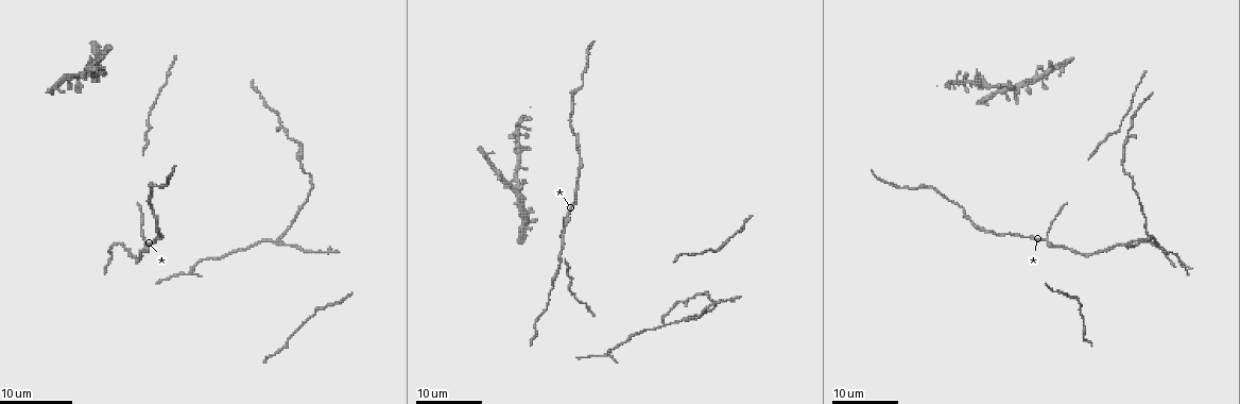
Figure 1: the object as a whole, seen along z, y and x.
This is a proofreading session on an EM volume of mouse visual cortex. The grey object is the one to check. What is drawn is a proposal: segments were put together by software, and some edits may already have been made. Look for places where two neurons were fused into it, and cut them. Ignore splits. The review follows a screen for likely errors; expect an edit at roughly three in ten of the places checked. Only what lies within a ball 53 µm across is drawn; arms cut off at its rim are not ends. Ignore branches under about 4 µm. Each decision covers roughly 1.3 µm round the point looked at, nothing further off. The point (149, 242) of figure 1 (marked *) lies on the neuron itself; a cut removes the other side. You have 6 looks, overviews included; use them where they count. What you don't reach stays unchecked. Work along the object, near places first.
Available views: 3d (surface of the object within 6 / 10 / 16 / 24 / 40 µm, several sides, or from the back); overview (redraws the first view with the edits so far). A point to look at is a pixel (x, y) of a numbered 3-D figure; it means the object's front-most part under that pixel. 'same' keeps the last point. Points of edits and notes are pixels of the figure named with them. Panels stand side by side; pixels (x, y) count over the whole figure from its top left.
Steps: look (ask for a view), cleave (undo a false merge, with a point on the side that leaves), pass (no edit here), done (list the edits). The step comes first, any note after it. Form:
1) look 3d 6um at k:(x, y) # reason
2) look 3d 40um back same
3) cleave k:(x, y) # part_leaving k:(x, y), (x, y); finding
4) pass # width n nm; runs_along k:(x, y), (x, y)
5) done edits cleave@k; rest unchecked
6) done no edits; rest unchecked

look 3d 24um at 1:(1046, 239) # three-way junction

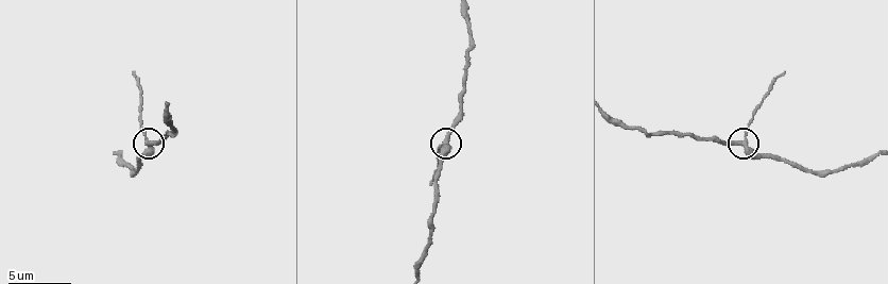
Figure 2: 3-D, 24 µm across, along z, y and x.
look 3d 10um at 2:(147, 144) # closer look

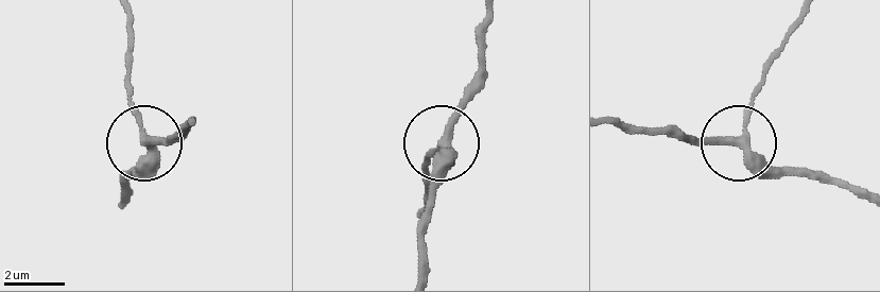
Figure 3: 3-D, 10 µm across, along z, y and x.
pass # arms 3; runs_along 3:(703, 138), (741, 138), (761, 65); one neuron here

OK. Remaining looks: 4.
look 3d 16um at 2:(171, 125) # sudden change in width

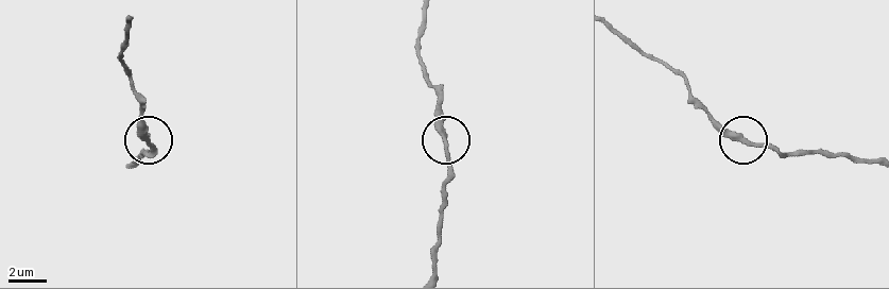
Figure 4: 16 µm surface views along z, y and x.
pass # runs_along 4:(431, 268), (446, 173), (441, 94); one neuron here

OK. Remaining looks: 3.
look 3d 16um at 1:(281, 241)

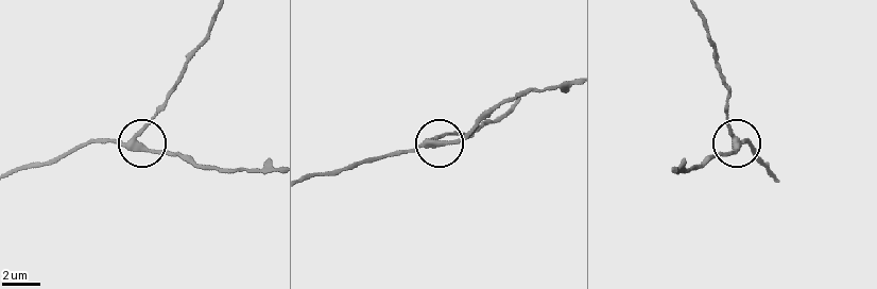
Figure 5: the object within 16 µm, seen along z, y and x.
look 3d 10um at 5:(735, 139)

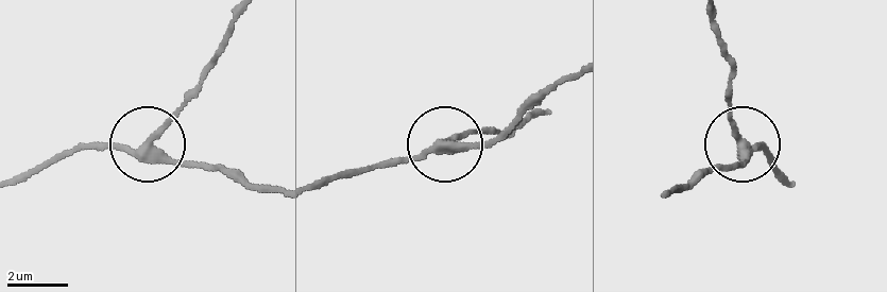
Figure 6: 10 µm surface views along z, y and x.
pass # width 280 nm; runs_along 6:(787, 182), (762, 149), (744, 146), (731, 90); one neuron here

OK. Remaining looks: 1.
done no edits; rest unchecked

